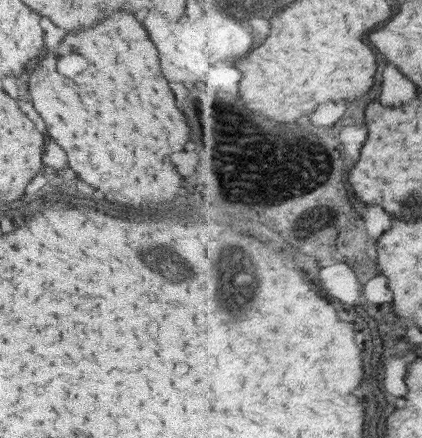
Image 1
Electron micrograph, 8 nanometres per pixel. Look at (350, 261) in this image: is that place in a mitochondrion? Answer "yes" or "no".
no

